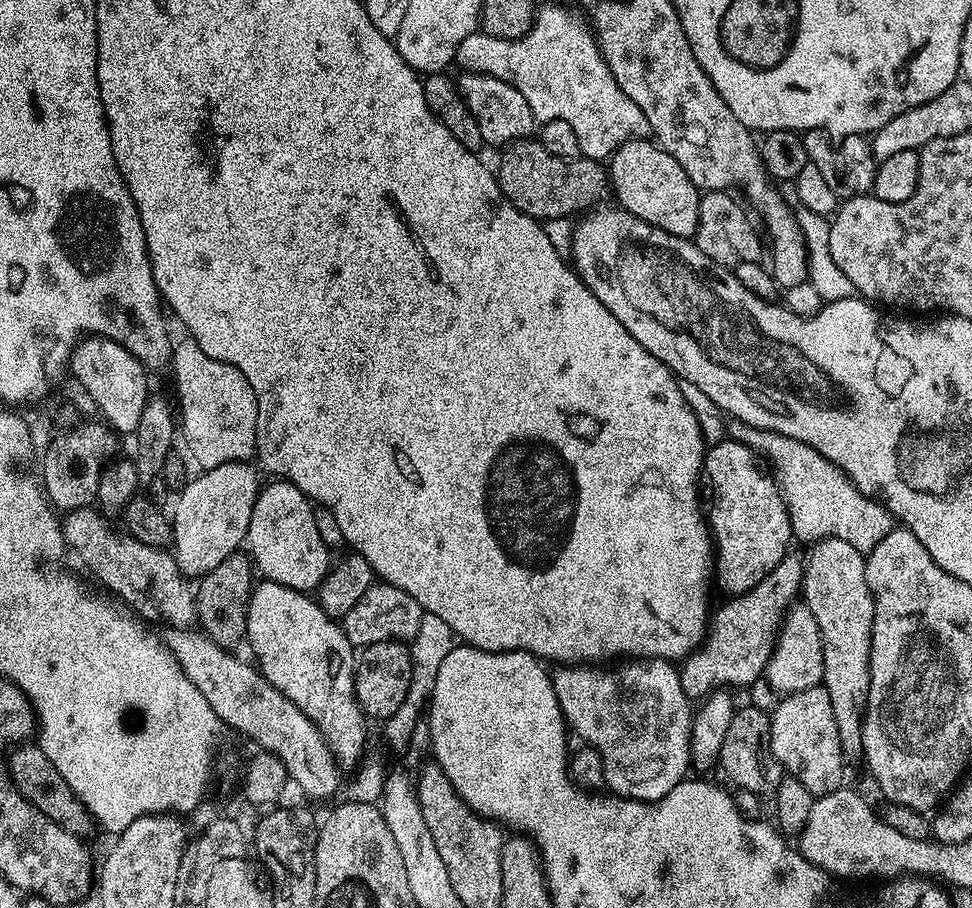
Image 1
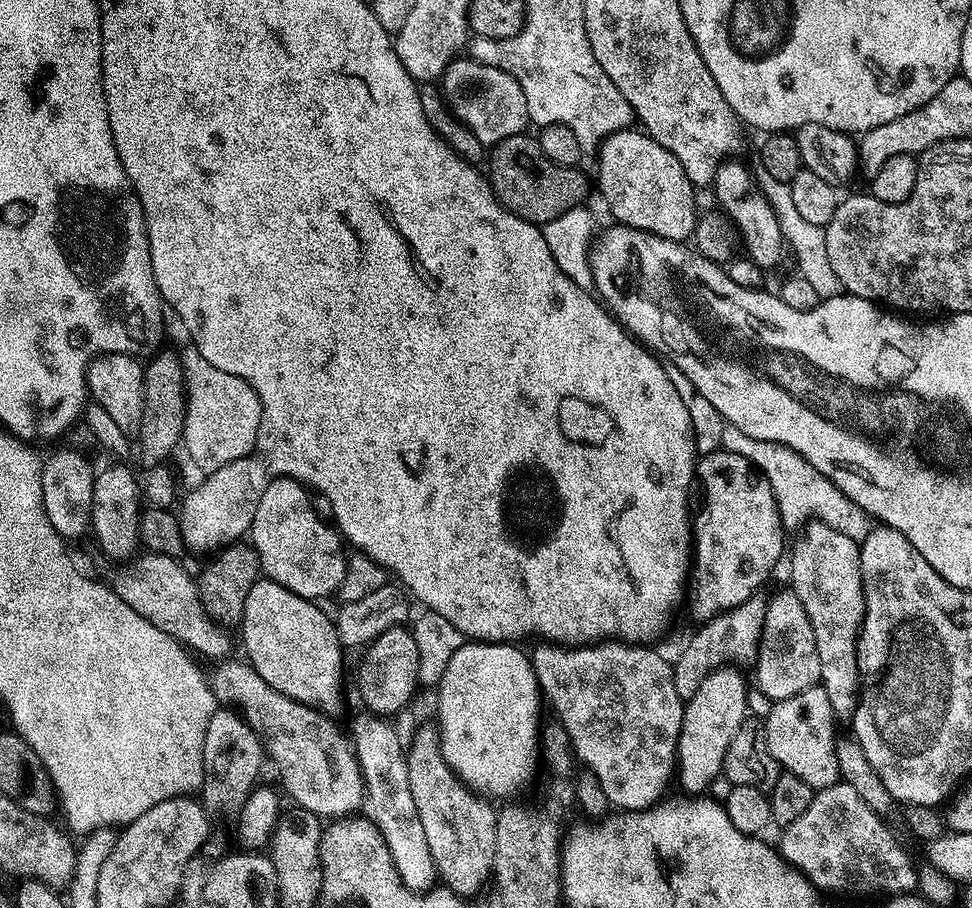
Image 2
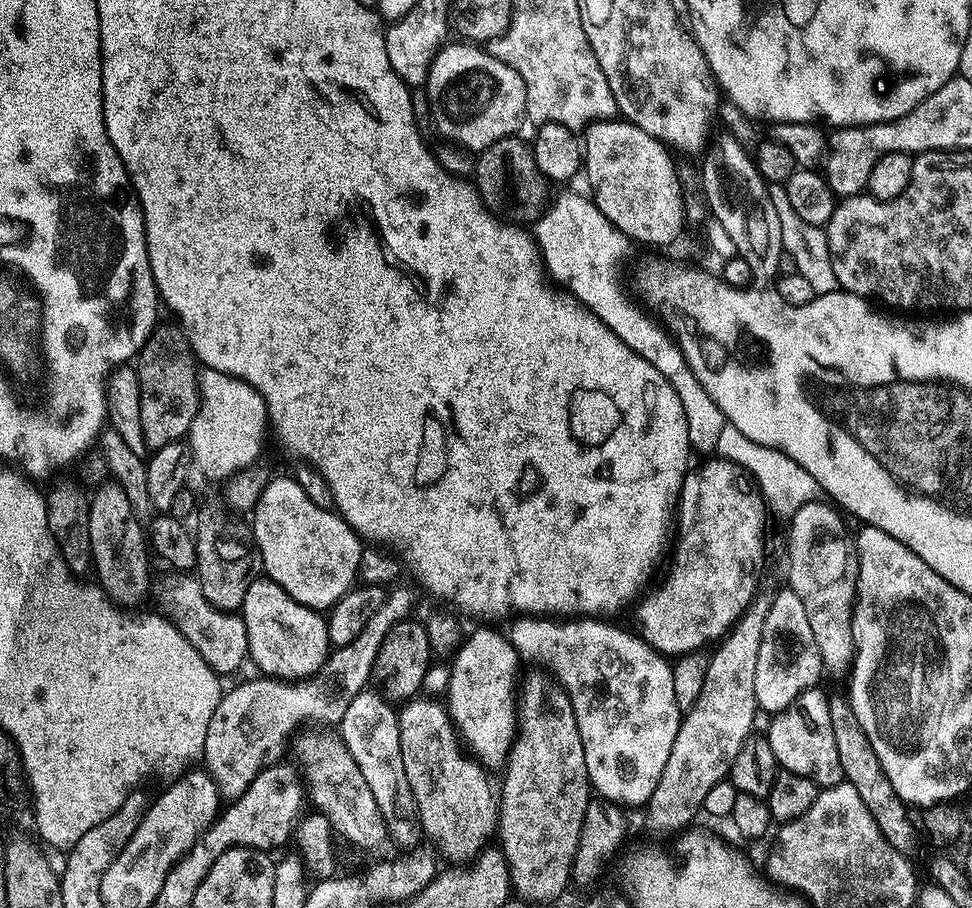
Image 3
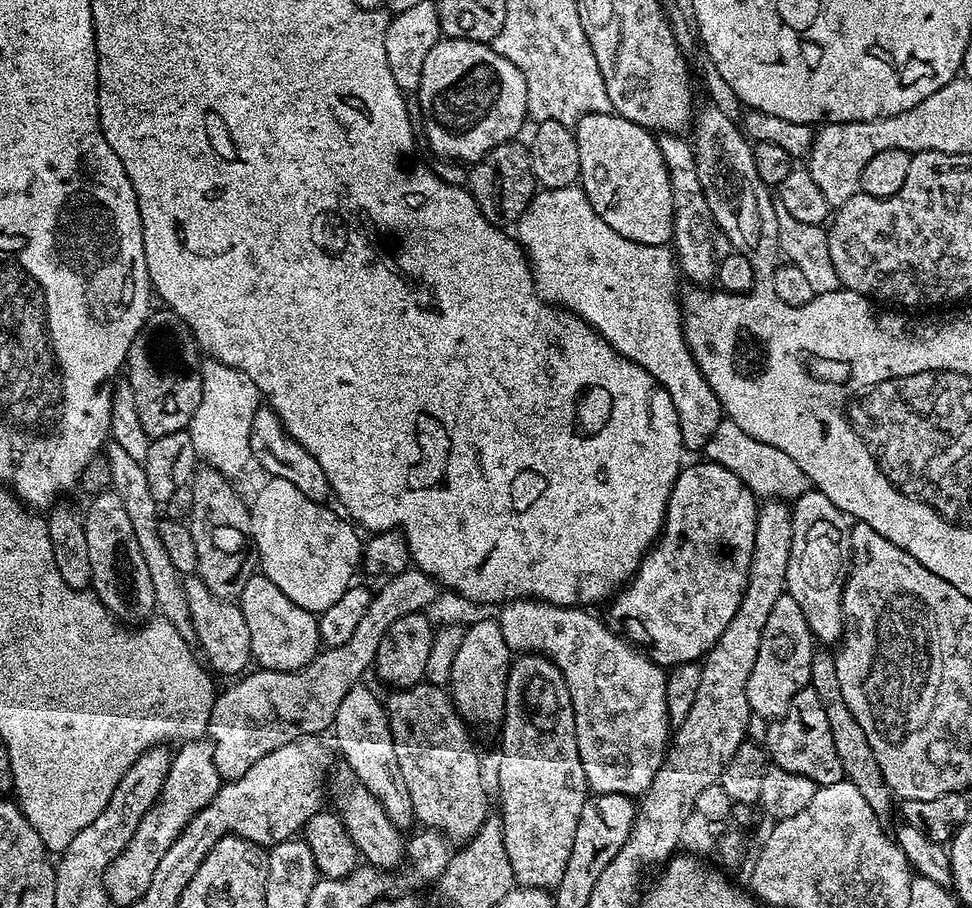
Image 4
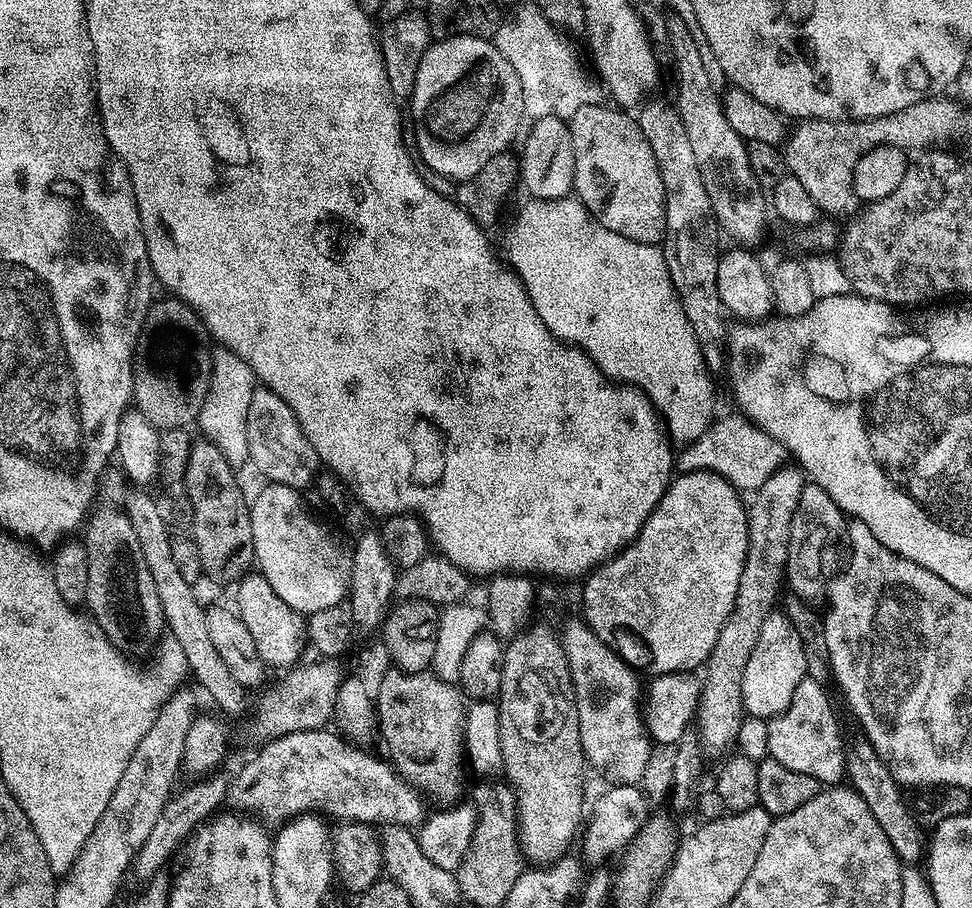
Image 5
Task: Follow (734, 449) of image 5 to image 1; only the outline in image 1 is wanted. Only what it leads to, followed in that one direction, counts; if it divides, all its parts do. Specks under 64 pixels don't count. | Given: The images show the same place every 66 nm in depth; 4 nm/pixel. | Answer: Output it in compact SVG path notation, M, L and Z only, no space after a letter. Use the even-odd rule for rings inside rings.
M732 417L725 421L725 435L742 442L745 449L751 450L753 453L761 452L776 467L774 479L780 486L780 492L784 495L784 505L788 508L788 517L792 523L792 534L797 541L815 542L826 536L833 536L840 538L842 542L848 542L850 546L854 546L854 550L867 554L872 552L874 546L878 546L878 542L882 542L882 538L886 538L886 534L893 528L894 517L883 503L879 499L866 496L858 491L856 485L849 480L848 475L840 469L839 464L832 464L822 454L818 454L818 450L789 436L761 428L752 428L749 424L744 424L741 420Z

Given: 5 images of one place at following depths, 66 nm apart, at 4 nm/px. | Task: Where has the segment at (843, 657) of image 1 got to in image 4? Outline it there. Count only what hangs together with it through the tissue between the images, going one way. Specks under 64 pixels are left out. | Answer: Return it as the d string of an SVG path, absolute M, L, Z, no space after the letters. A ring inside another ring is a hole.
M815 490L797 496L791 510L792 541L790 562L786 566L786 592L798 602L813 637L821 645L832 646L844 634L844 583L852 566L850 520L826 494Z

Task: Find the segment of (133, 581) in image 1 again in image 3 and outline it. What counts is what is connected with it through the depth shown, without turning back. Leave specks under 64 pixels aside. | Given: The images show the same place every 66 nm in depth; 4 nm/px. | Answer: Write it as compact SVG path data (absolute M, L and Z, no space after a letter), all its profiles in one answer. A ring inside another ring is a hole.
M172 574L160 584L159 611L171 620L180 633L206 658L206 662L218 674L236 672L249 659L248 635L243 615L236 612L221 612L210 602L206 602L206 594L202 594L199 579L192 574Z

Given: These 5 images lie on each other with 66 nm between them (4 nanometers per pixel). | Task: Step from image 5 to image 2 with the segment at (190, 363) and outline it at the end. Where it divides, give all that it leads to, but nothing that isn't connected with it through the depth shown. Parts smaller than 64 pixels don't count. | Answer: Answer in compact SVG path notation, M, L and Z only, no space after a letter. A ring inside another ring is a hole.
M157 351L149 364L144 368L144 405L142 406L142 422L136 433L138 452L141 462L146 468L165 463L174 446L179 445L184 434L184 369L180 367L180 357L174 351Z

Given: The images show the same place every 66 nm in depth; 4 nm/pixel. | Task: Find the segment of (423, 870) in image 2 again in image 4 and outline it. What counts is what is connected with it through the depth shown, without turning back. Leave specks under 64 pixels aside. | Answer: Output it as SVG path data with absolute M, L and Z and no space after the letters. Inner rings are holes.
M364 682L355 684L346 694L346 698L342 698L342 706L338 706L334 725L336 744L340 747L345 762L348 763L345 765L361 780L366 790L370 790L370 794L374 794L374 798L379 800L390 822L394 822L394 826L398 829L408 830L408 827L414 824L414 813L410 802L410 790L406 790L406 778L402 778L402 770L398 770L398 753L394 751L394 738L388 721L388 710L385 701L379 700L366 685L367 683Z

